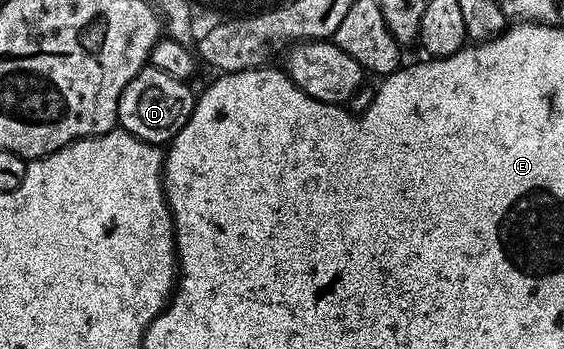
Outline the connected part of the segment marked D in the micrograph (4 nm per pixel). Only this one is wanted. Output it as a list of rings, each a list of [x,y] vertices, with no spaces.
[[[144,67],[121,93],[118,126],[146,143],[170,144],[171,138],[181,133],[195,108],[196,96],[193,91],[191,95],[187,86],[184,80],[170,76],[159,68]]]

